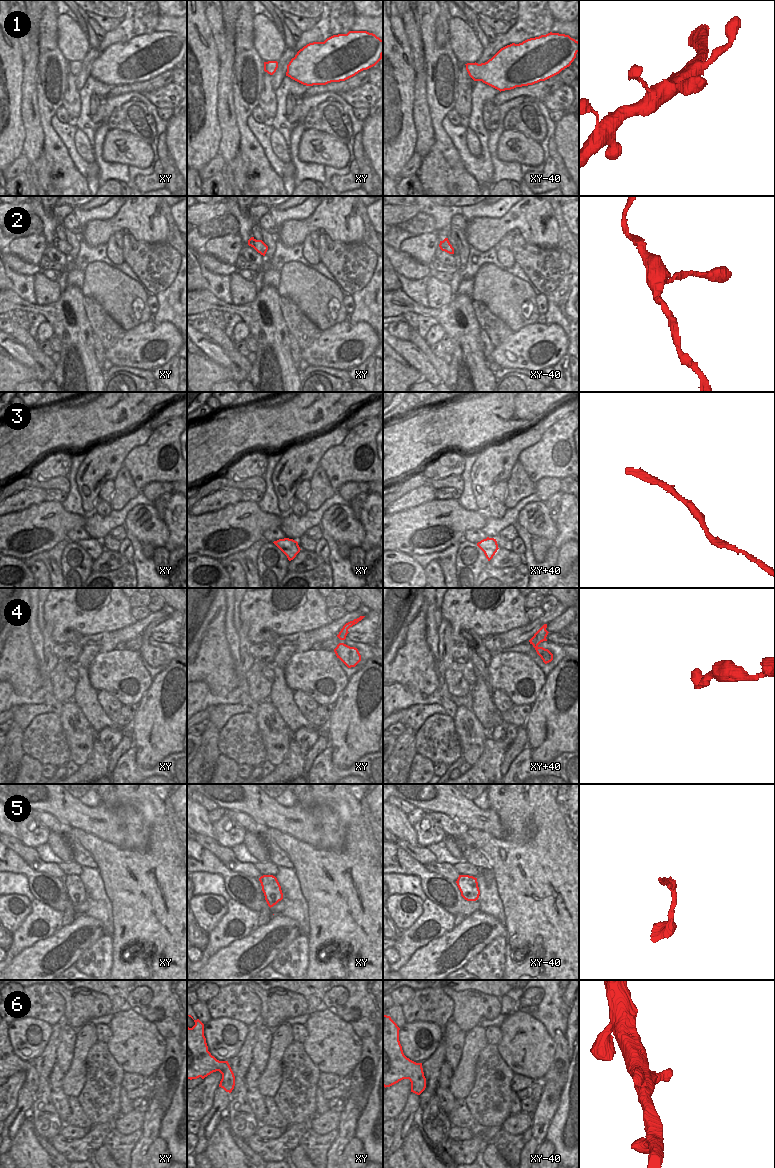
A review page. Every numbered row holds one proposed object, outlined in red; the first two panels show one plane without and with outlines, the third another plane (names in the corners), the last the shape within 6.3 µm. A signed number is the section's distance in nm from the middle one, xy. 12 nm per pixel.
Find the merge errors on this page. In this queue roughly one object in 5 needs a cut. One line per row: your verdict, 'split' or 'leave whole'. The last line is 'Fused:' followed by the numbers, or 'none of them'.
1: leave whole
2: leave whole
3: leave whole
4: leave whole
5: leave whole
6: leave whole
Fused: none of them

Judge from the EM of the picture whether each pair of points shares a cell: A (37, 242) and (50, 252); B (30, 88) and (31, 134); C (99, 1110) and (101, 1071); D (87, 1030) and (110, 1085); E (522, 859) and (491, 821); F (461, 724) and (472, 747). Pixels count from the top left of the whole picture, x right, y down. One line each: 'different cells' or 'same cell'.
A: different cells
B: same cell
C: same cell
D: different cells
E: different cells
F: same cell

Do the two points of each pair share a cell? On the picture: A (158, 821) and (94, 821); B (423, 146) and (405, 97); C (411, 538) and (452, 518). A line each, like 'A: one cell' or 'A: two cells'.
A: two cells
B: two cells
C: one cell

